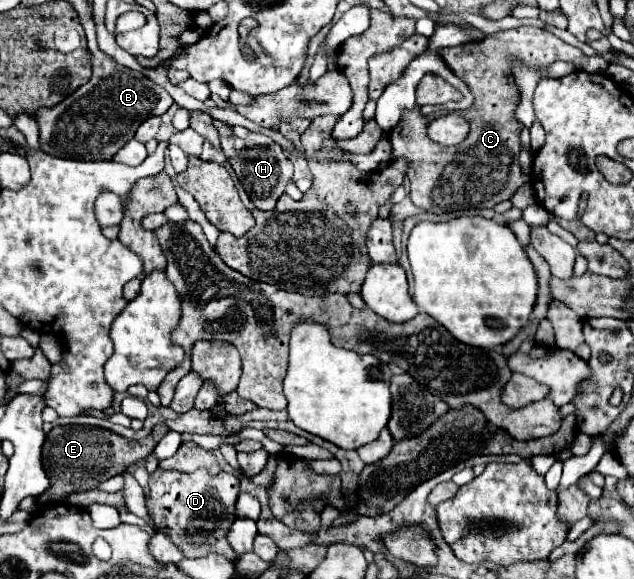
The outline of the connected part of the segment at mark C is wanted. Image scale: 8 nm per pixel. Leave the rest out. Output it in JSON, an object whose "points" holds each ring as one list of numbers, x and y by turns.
{"points":[[532,25,498,31,488,35,484,41,470,41,458,47,448,47,442,53,442,59,446,65,450,65,450,71,454,71,454,75,458,75,470,87,474,95,472,107,464,111,464,117,470,123,470,135,462,145,440,147,426,137,426,127,432,117,422,115,420,111,406,111,394,131,388,133,392,143,392,157,378,167,378,171,382,171,388,163,406,159,406,177,410,179,412,187,412,203,436,215,466,209,492,209,496,203,510,199,522,185,532,183,532,177,526,175,518,163,520,131,524,125,514,117,514,111,520,105,520,91,514,81,508,81,514,77,510,63,512,59,520,59,530,69,540,71,542,77,550,77,544,73,544,69,554,61,570,61,576,65,576,69,586,73,606,73,610,65,604,57,584,55,578,47,564,43,554,33]]}

